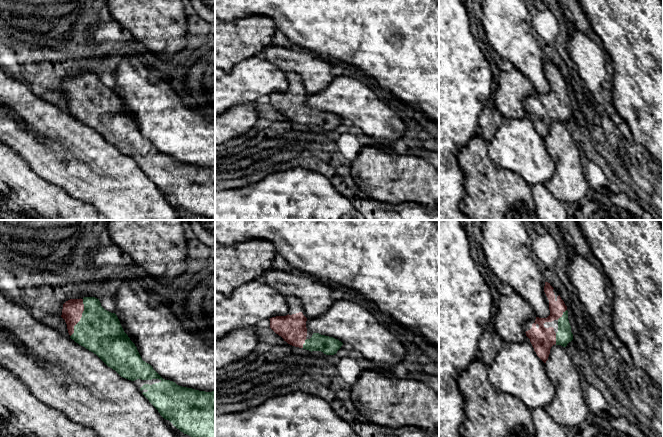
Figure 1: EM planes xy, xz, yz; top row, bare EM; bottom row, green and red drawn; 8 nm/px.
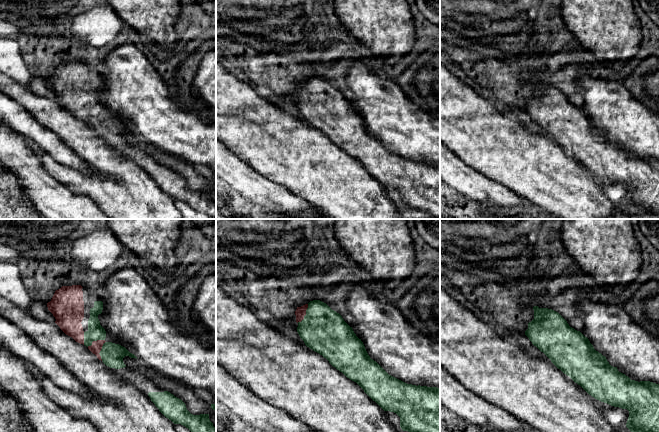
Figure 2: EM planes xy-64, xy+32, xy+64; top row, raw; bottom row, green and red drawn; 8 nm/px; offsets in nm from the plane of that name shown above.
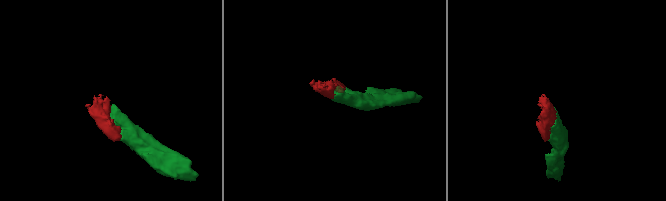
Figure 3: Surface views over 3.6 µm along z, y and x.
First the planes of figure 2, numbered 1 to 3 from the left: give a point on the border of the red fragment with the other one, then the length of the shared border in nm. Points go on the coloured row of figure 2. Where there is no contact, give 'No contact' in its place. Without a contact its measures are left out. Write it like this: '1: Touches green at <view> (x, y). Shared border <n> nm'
1: Touches green at xy-64 (103, 345). Shared border 180 nm
2: Touches green at xy+32 (306, 314). Shared border 180 nm
3: No contact

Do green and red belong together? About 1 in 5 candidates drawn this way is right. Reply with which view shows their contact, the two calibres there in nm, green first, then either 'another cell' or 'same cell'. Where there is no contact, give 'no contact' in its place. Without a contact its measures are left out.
xy | 340/160 nm | same cell

